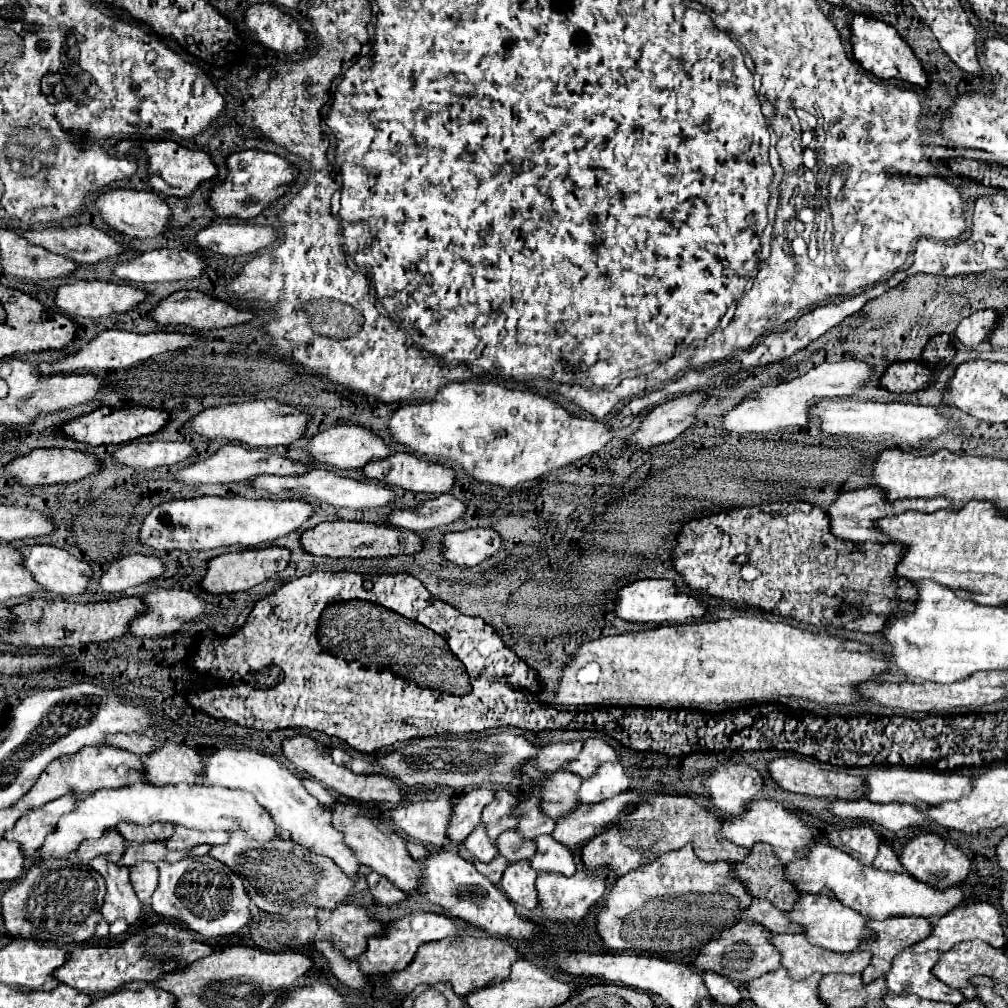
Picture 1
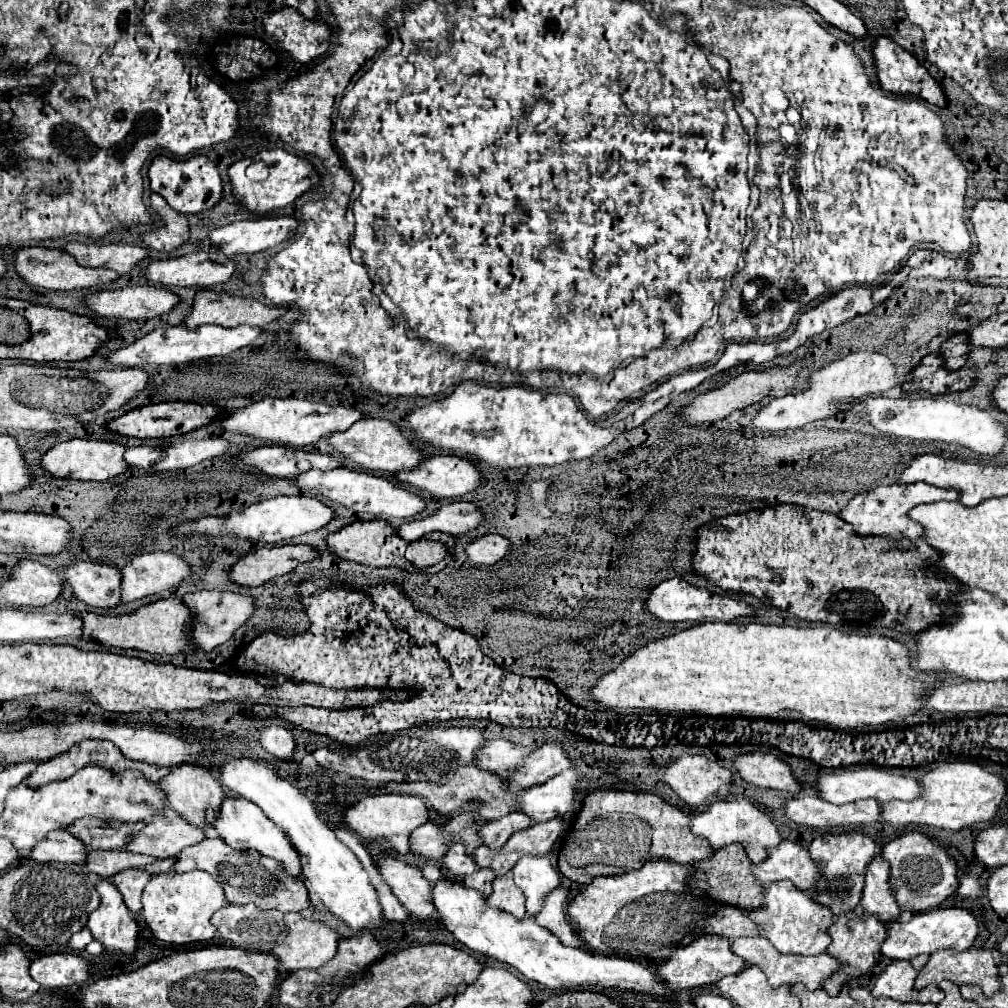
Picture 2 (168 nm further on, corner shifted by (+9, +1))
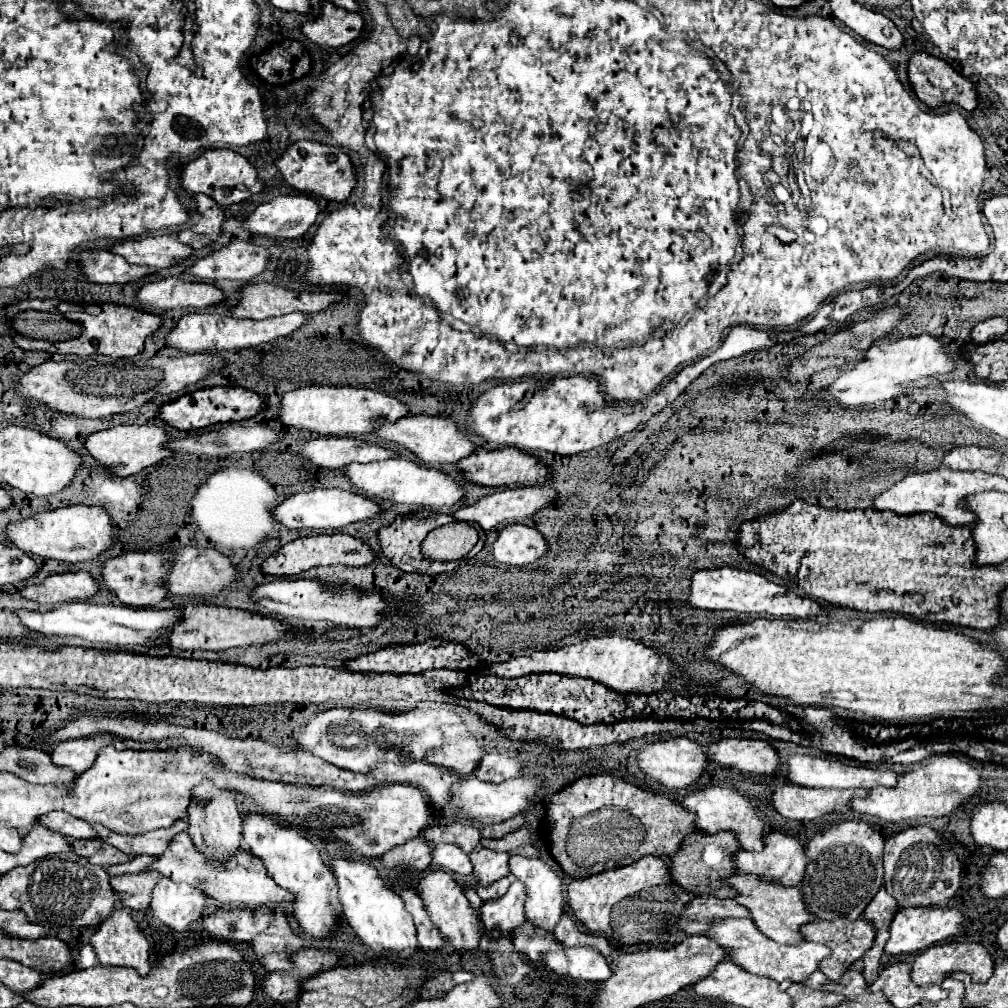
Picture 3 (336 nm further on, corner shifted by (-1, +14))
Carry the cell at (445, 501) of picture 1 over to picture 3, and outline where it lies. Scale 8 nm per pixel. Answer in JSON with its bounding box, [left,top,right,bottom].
[452,486,556,530]

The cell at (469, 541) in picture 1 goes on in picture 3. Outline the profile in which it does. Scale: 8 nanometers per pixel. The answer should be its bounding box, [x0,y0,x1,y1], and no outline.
[492,524,546,566]

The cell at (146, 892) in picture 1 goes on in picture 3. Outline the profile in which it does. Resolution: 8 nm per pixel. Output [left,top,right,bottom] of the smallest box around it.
[110,870,160,910]

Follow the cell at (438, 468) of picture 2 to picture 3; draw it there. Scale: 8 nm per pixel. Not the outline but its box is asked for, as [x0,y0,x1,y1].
[456,448,550,486]

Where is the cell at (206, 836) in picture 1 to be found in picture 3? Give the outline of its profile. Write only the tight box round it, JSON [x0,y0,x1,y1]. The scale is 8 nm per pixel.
[92,820,188,856]

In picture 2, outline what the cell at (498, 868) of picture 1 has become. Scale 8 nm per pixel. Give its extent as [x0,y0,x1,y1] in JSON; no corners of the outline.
[464,869,494,897]

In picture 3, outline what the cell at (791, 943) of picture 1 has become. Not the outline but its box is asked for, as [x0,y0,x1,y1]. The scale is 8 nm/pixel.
[704,918,832,982]

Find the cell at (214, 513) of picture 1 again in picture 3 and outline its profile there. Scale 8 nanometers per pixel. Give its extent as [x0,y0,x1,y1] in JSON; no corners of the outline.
[272,488,380,532]

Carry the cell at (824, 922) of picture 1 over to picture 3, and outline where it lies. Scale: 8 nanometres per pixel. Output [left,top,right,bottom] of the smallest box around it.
[728,874,816,944]

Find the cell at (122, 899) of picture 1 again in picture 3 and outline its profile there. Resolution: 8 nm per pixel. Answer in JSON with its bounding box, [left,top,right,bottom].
[90,900,150,976]

